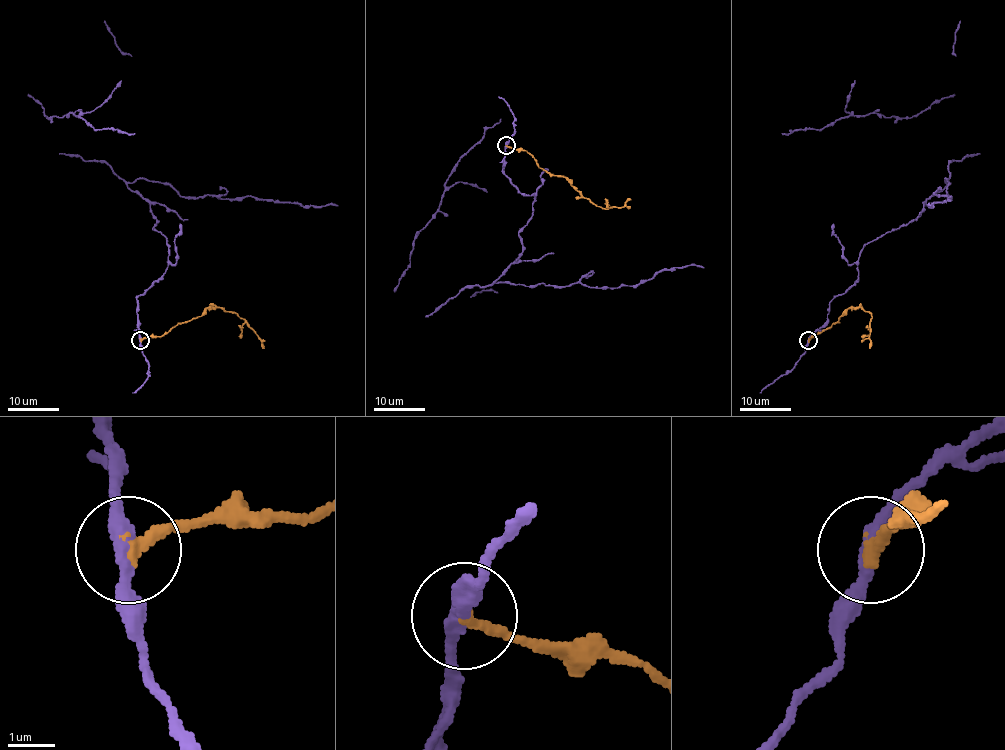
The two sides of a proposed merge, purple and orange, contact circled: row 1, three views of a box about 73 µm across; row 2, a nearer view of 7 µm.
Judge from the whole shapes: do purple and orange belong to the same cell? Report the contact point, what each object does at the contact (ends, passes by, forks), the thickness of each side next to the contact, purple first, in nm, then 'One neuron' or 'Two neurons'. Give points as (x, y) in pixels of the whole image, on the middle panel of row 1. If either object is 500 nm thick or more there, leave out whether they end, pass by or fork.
Place: (506, 145). At the ring purple passes by. At the ring orange ends. Thickness 280 nm (purple) against 300 nm. Two neurons

